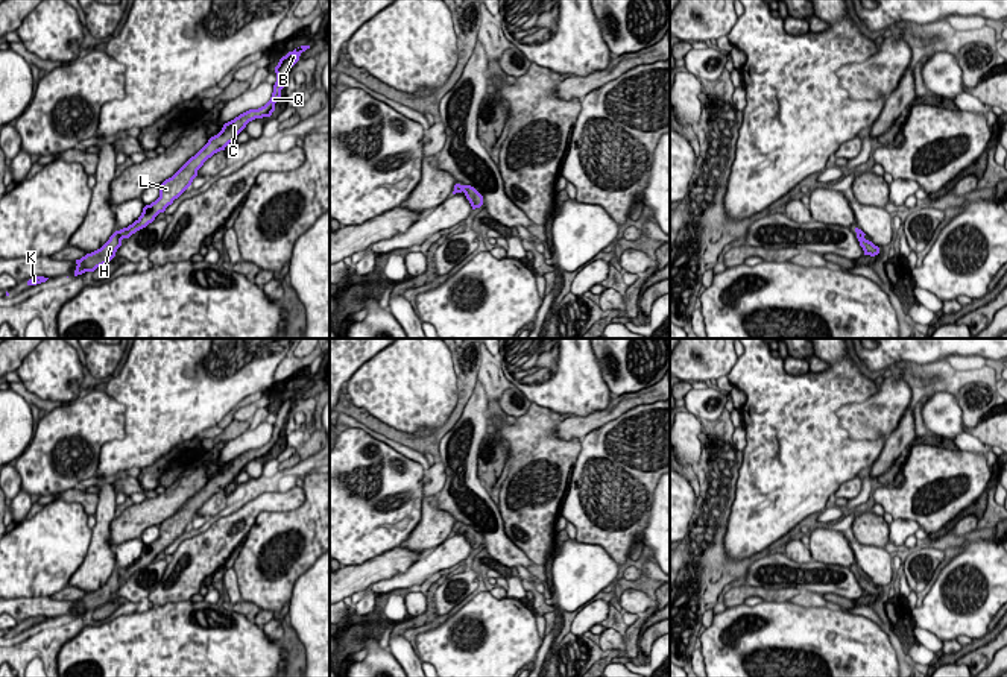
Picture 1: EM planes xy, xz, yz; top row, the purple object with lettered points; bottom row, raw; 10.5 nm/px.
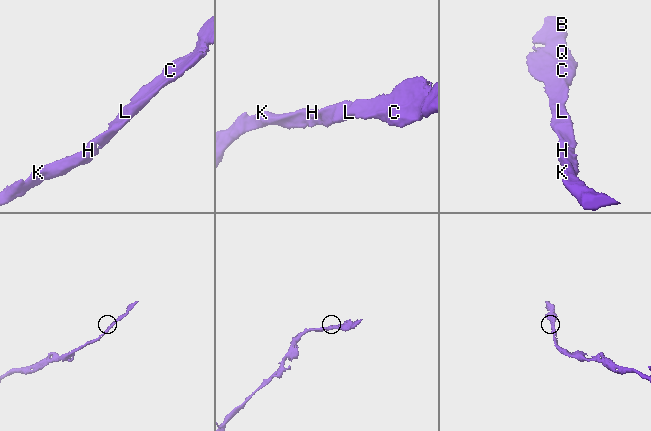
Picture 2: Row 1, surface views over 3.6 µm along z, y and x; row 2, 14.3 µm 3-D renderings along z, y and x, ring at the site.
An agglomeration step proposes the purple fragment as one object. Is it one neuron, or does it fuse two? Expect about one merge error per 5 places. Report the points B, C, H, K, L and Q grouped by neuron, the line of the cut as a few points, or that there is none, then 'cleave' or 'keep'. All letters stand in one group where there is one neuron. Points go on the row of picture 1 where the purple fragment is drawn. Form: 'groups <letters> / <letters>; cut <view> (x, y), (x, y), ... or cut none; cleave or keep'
groups B C H K L Q; cut none; keep

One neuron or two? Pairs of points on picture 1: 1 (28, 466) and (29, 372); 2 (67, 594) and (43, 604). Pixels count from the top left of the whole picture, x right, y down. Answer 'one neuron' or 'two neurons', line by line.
1: two neurons
2: two neurons

